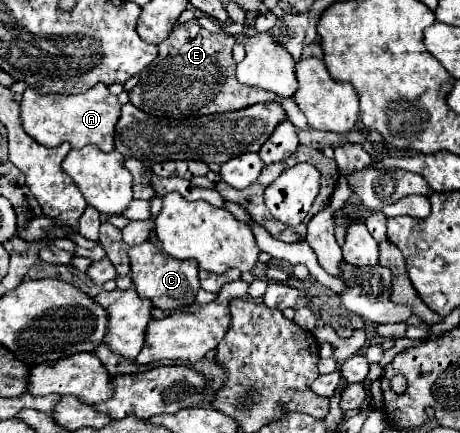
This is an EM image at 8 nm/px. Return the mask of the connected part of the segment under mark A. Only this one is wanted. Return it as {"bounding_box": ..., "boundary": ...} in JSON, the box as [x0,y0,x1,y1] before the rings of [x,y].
{"bounding_box":[20,84,120,152],"boundary":[[[96,84],[92,86],[92,90],[76,96],[70,94],[42,96],[36,94],[32,88],[26,88],[20,100],[20,122],[24,132],[48,148],[68,142],[72,148],[94,144],[102,152],[110,152],[114,148],[114,126],[118,118],[120,118],[118,98],[112,96],[104,84]]]}

